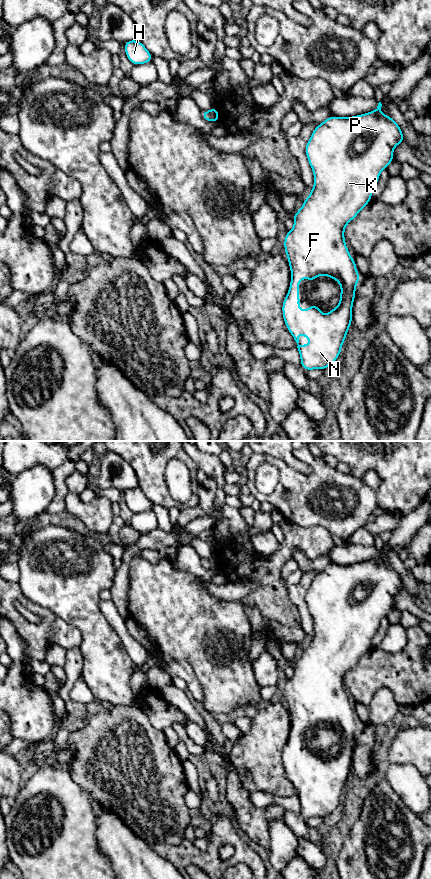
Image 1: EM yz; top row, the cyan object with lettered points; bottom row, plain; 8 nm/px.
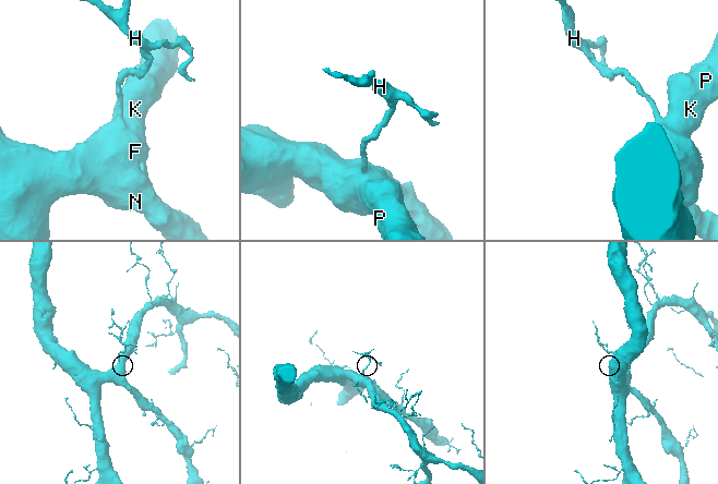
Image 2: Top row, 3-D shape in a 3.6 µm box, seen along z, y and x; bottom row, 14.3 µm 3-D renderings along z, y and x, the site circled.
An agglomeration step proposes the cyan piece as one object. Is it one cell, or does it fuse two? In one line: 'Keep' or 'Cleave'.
Keep

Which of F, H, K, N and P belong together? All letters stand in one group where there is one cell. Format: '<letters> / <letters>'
F H K N P

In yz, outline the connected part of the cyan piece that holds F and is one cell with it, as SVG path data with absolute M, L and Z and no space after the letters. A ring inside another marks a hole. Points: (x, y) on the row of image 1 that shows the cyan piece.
M381 102L378 103L377 108L374 111L356 115L353 117L338 117L338 116L331 116L328 117L323 123L319 124L315 129L313 130L313 133L311 137L309 138L307 145L305 147L305 153L307 155L308 162L312 168L313 175L314 175L314 186L311 189L310 195L305 199L303 202L303 205L301 209L297 212L295 212L293 220L294 220L294 227L291 231L287 231L284 239L284 250L287 254L287 259L289 263L289 267L291 269L291 282L289 286L289 291L283 301L282 305L282 313L283 313L283 319L287 326L288 331L294 338L294 340L297 343L297 348L300 353L300 359L301 359L301 367L303 370L314 370L314 369L326 369L330 365L332 365L337 358L339 357L341 353L342 345L345 341L346 335L348 333L348 329L350 325L352 324L352 307L353 302L355 300L355 291L356 291L356 285L360 280L360 275L356 268L355 260L350 256L349 250L347 248L347 245L345 244L345 237L344 237L344 230L346 225L352 221L358 213L366 207L366 205L369 203L369 201L372 199L372 192L378 183L380 173L383 169L387 169L388 165L393 161L393 150L395 147L402 142L405 142L401 127L389 116L389 115L383 115L381 113ZM319 275L326 275L331 279L336 280L341 287L341 293L340 293L340 302L337 305L336 308L329 310L328 315L324 315L321 312L321 309L311 304L310 307L304 311L301 311L299 309L299 280L300 279L309 279L312 282L319 276ZM299 331L302 331L302 334L304 337L308 338L311 341L310 345L299 345Z

